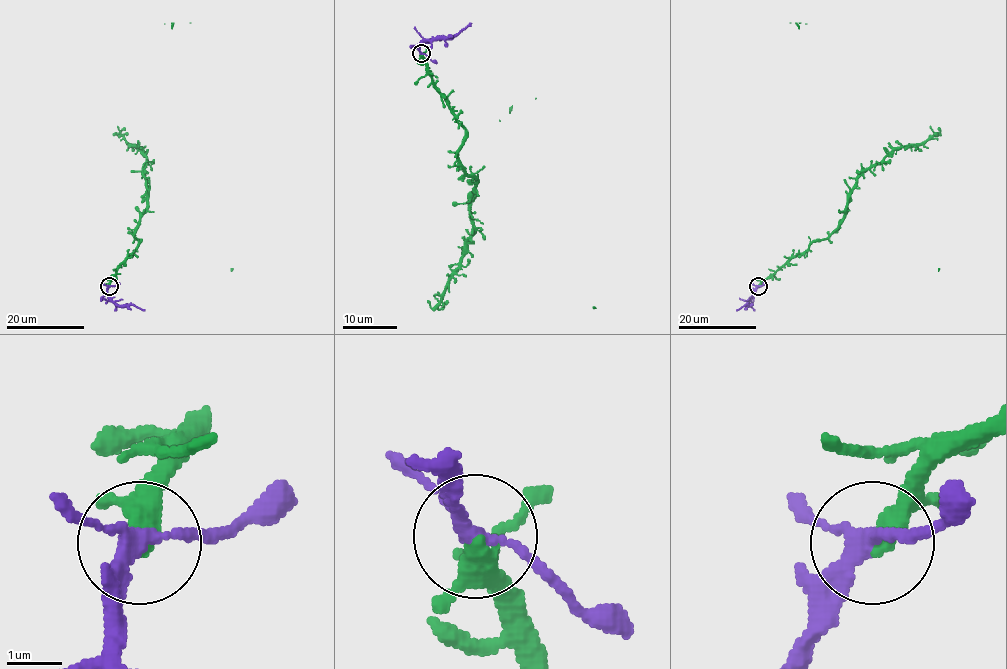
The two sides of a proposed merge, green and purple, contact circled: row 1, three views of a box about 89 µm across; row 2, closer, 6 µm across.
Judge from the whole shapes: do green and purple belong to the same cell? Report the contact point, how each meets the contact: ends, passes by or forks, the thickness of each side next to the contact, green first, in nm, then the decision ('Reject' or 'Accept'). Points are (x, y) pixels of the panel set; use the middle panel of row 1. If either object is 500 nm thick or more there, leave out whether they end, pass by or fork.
Place: (421, 53). At the ring green passes by. At the ring purple forks. Thickness 300 nm (green) against 220 nm. Accept

